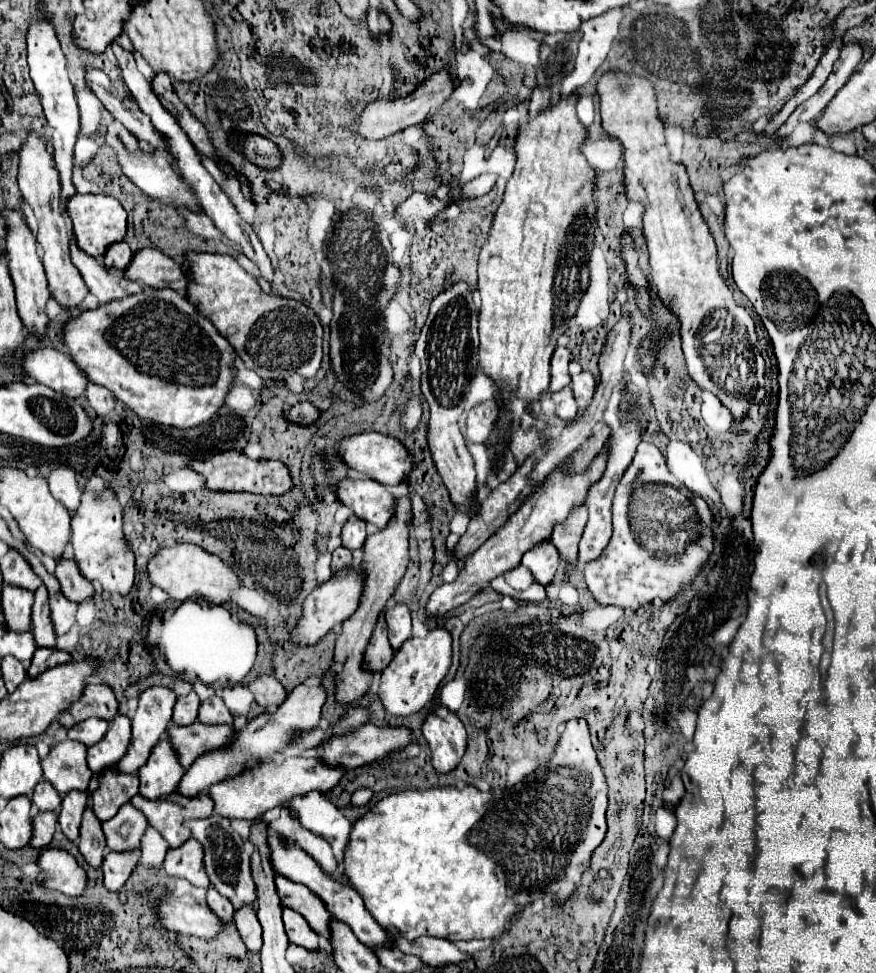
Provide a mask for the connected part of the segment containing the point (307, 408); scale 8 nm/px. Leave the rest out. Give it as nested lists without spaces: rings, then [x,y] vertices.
[[[296,403],[294,407],[290,407],[286,413],[284,413],[284,417],[288,419],[288,421],[294,421],[294,423],[298,423],[298,425],[308,425],[308,423],[312,423],[316,417],[318,417],[318,409],[314,407],[314,405],[310,405],[310,403]]]

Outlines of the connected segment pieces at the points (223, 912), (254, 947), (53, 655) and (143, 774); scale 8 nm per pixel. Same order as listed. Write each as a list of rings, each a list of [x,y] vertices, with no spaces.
[[[208,889],[208,905],[210,909],[226,923],[232,925],[234,923],[234,907],[226,897],[220,897],[220,893],[216,893],[216,889]]]
[[[254,909],[236,911],[236,929],[250,953],[260,953],[262,949],[262,925]]]
[[[38,649],[32,657],[32,665],[28,667],[28,677],[34,679],[40,673],[44,673],[46,669],[70,663],[70,659],[72,657],[66,651],[60,651],[60,649]]]
[[[162,739],[150,753],[146,765],[138,771],[140,795],[148,799],[160,799],[178,791],[178,785],[186,769],[180,765],[178,753],[170,739]]]

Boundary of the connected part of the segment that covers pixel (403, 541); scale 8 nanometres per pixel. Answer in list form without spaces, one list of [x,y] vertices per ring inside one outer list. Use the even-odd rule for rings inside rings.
[[[396,509],[396,513],[398,515],[394,515],[384,529],[376,531],[374,535],[368,535],[368,539],[364,543],[364,557],[360,563],[360,569],[364,573],[364,579],[362,579],[364,591],[360,597],[360,605],[358,605],[356,613],[342,623],[342,633],[336,639],[334,661],[344,663],[344,671],[338,675],[338,687],[336,687],[336,699],[342,703],[352,703],[368,691],[372,673],[362,671],[364,651],[366,651],[366,645],[372,637],[378,615],[382,613],[388,599],[392,597],[392,593],[400,585],[402,575],[408,565],[408,531],[410,531],[410,523],[412,523],[412,511],[410,509]]]

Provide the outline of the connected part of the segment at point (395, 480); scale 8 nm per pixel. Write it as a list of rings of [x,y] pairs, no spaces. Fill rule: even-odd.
[[[358,433],[352,437],[342,437],[336,447],[336,455],[348,469],[370,475],[382,485],[398,485],[412,467],[412,457],[406,447],[400,441],[382,433]]]

